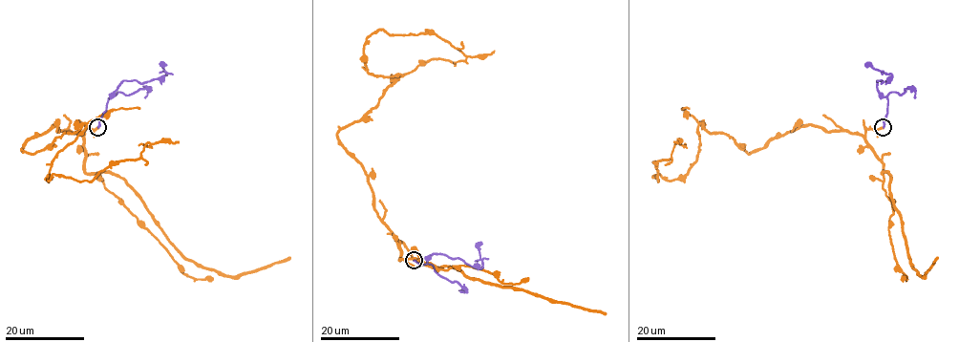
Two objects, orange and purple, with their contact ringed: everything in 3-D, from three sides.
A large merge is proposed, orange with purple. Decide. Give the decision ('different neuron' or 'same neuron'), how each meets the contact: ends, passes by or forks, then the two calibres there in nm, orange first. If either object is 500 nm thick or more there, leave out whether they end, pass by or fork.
different neuron; orange ends; purple ends; calibres 280 and 200 nm

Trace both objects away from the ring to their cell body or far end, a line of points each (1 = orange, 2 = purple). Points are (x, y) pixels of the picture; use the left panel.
1: (98, 127), (55, 125), (22, 151), (84, 123), (48, 179), (92, 181), (149, 143), (179, 141)
2: (98, 127), (107, 100), (124, 81), (143, 83), (161, 77), (166, 74), (164, 63)

